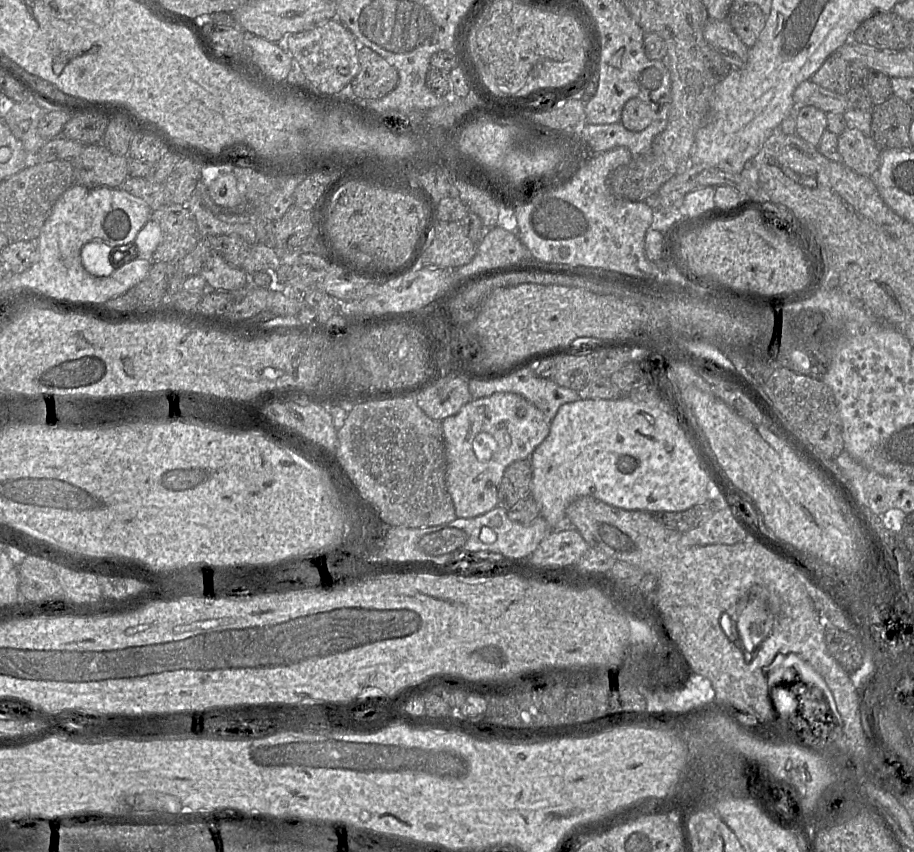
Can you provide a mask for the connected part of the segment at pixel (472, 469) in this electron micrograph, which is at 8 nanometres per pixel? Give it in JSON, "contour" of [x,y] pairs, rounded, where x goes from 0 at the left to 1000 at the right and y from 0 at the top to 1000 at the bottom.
{"contour":[[[542,461],[534,466],[516,468],[509,474],[500,486],[482,494],[488,541],[488,573],[495,586],[501,608],[518,608],[527,604],[545,594],[545,573],[553,550],[563,541],[578,538],[601,509],[602,498],[594,485],[578,469],[562,461]]]}

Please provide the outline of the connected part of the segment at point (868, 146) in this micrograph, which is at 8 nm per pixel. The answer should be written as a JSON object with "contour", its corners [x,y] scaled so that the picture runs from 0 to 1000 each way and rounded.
{"contour":[[[927,150],[917,160],[920,190],[939,204],[956,208],[963,196],[964,175],[953,160]]]}

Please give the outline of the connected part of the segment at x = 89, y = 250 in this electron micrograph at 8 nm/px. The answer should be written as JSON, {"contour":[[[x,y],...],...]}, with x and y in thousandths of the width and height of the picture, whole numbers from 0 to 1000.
{"contour":[[[97,284],[88,296],[90,311],[93,317],[105,325],[119,324],[135,308],[127,297],[131,291],[124,291],[112,284]]]}

